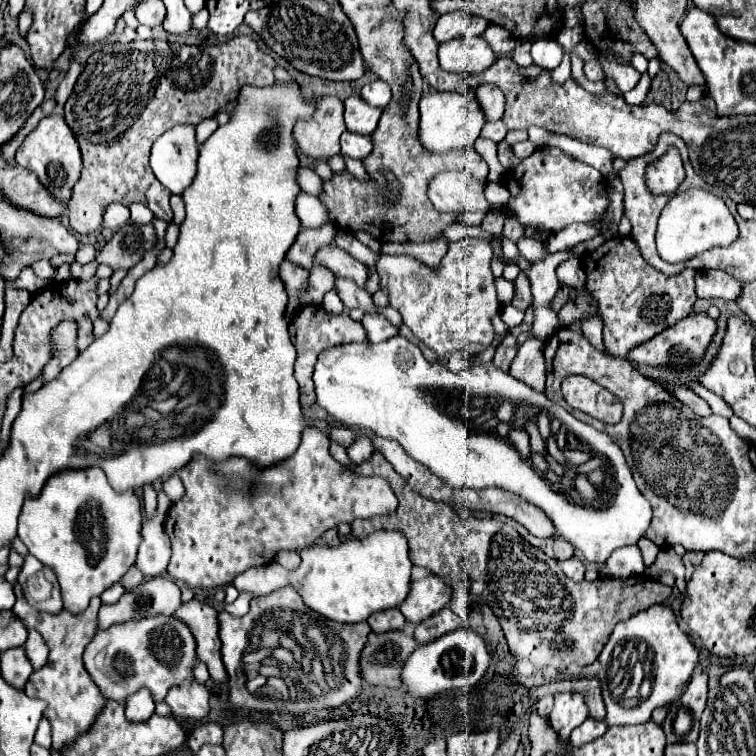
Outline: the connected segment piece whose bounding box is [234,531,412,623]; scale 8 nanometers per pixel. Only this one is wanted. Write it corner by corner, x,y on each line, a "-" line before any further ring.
376,531
366,539
346,539
338,547
314,545
304,549
302,565
294,571
288,571
278,561
246,569
234,579
234,587
260,597
290,585
312,611
326,619
338,623
360,623
376,611
402,605
410,591
410,569
412,563
408,559
406,537
400,531

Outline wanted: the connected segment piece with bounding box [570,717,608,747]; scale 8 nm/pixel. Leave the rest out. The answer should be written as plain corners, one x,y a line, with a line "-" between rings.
588,717
580,727
576,727
576,729
572,731
572,735
570,735
570,745
572,745
572,747
580,747
580,745
584,745
584,743
588,743
588,741
594,741
594,739
600,737
606,729
608,729
608,727
606,727
604,721
596,721
596,719
590,719
590,717

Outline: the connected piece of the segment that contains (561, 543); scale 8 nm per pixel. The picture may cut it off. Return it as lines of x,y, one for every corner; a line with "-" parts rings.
556,539
554,541
554,557
558,559
558,561
562,561
562,559
568,559
568,557
572,557
574,555
574,547
568,543
568,541
564,541
564,539

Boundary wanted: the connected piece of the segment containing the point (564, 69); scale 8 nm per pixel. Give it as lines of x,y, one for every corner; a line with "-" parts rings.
564,51
562,63
556,69
552,69
552,79
554,81
566,81
570,77
570,69
572,69
572,59
570,59
570,53

